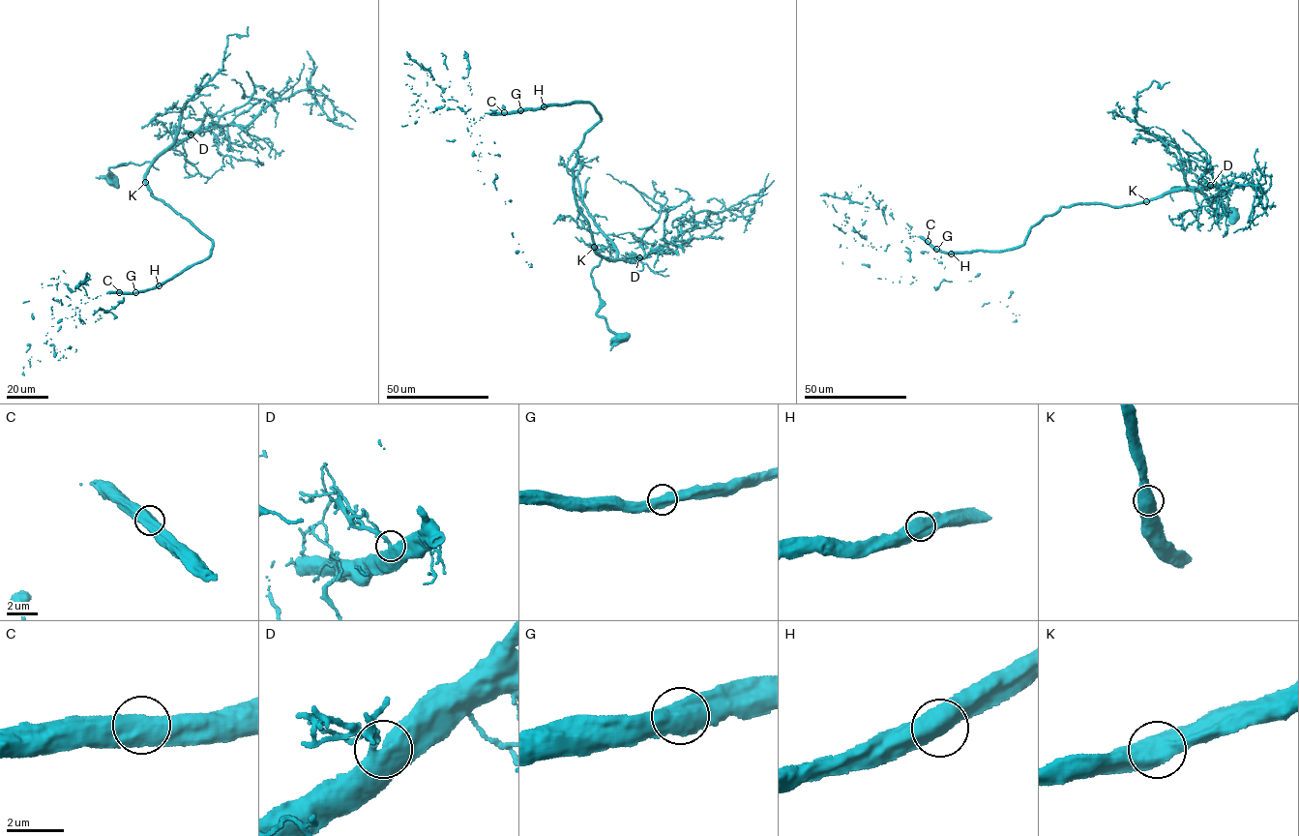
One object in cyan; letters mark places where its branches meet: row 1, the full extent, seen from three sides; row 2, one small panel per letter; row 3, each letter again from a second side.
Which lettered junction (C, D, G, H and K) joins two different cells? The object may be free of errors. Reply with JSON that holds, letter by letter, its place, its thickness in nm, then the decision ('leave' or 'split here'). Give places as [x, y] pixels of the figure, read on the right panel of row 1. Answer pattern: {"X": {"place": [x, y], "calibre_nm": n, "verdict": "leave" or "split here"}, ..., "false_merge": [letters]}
{"C": {"place": [928, 241], "calibre_nm": 650, "verdict": "leave"}, "D": {"place": [1210, 185], "calibre_nm": 550, "verdict": "leave"}, "G": {"place": [936, 249], "calibre_nm": 700, "verdict": "leave"}, "H": {"place": [951, 253], "calibre_nm": 600, "verdict": "leave"}, "K": {"place": [1146, 201], "calibre_nm": 650, "verdict": "leave"}, "false_merge": []}

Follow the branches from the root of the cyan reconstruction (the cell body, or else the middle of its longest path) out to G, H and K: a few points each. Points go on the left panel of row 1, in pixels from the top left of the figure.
G: (111, 180), (111, 167), (149, 162), (146, 182), (153, 197), (212, 240), (205, 259), (135, 292)
H: (111, 180), (111, 167), (149, 162), (146, 182), (153, 197), (212, 240), (208, 257), (159, 285)
K: (111, 180), (107, 178), (112, 173), (111, 167), (149, 162), (145, 182)

